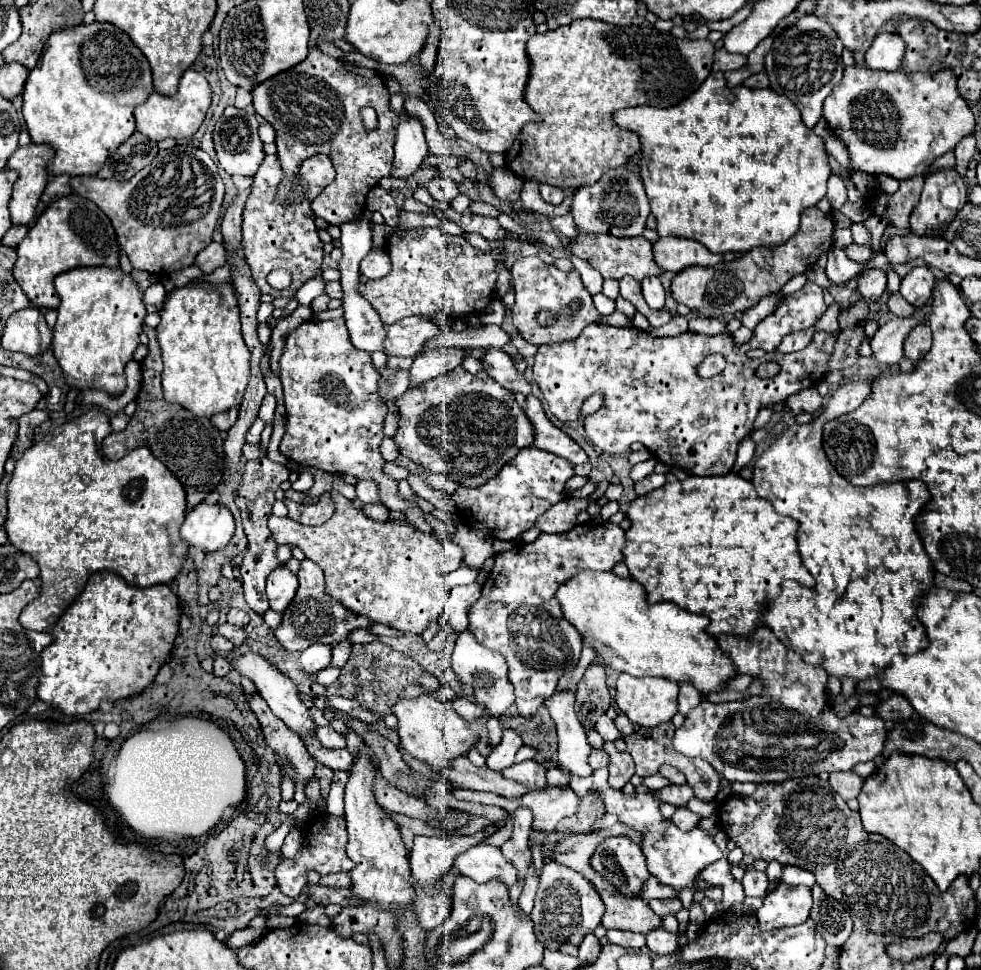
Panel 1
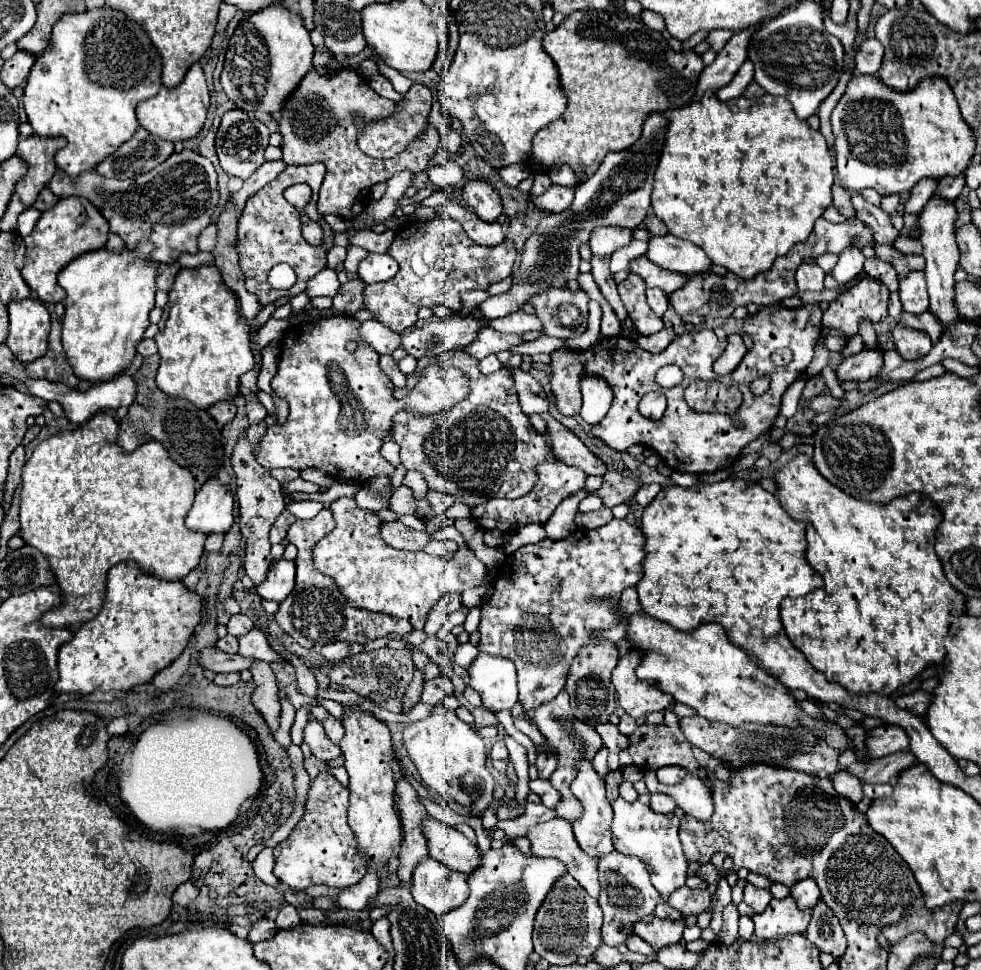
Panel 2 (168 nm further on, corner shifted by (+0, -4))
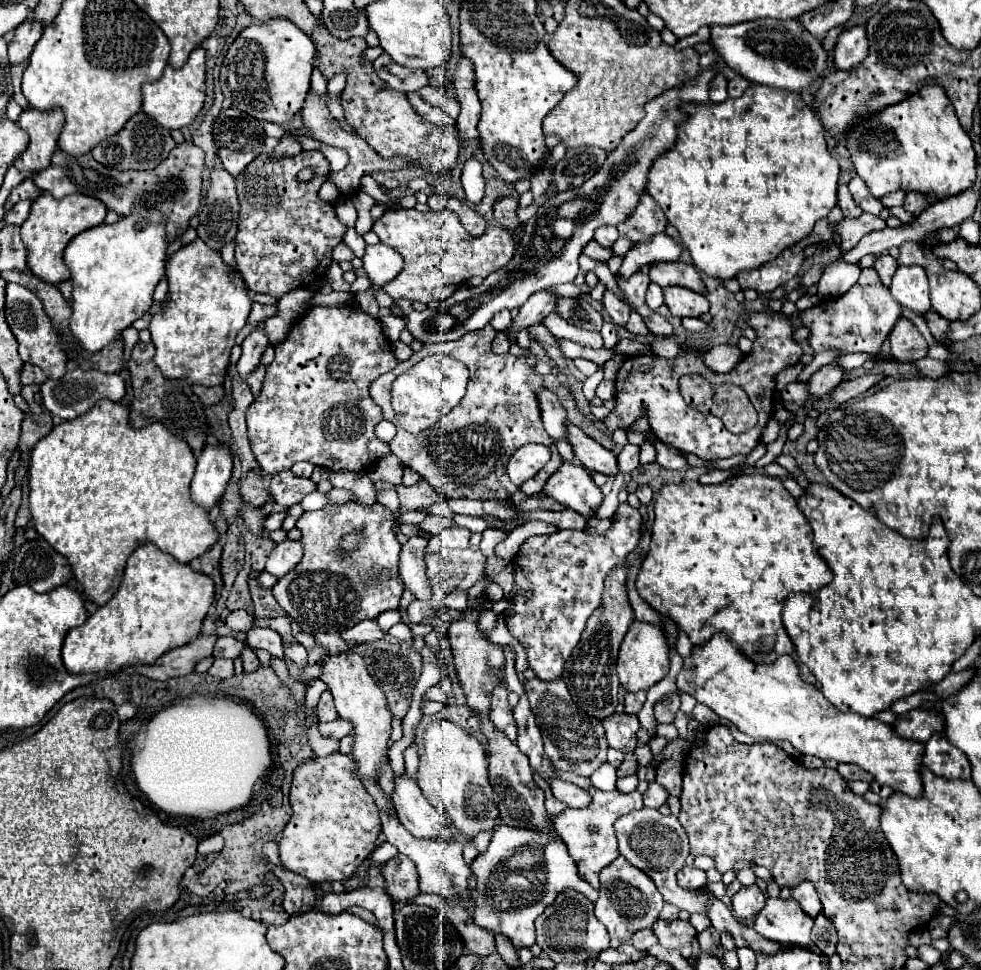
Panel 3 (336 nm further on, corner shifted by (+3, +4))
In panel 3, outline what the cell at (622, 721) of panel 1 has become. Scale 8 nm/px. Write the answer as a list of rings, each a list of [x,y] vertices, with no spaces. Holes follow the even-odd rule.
[[[637,692],[637,694],[627,694],[625,696],[625,714],[639,714],[643,702],[645,702],[647,692]]]

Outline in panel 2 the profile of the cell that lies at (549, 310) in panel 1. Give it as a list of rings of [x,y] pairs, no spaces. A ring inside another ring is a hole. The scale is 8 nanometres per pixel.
[[[550,288],[542,294],[536,294],[530,304],[536,308],[536,316],[542,320],[542,332],[548,336],[556,336],[568,340],[572,336],[582,334],[588,328],[588,294],[586,292],[572,292],[570,288]]]

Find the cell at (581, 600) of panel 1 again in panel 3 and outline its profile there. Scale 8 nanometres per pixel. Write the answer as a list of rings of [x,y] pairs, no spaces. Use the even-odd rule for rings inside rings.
[[[713,634],[709,642],[693,646],[691,654],[683,658],[683,668],[677,674],[675,682],[681,692],[691,694],[697,702],[709,706],[719,718],[733,722],[741,732],[753,738],[789,740],[801,754],[813,754],[823,760],[833,758],[837,762],[857,764],[863,770],[871,772],[875,776],[875,782],[891,786],[895,792],[903,792],[913,798],[923,794],[919,766],[925,752],[925,744],[899,738],[889,724],[883,724],[875,718],[865,718],[861,714],[851,714],[851,712],[845,714],[837,710],[835,706],[831,706],[831,702],[821,694],[817,686],[805,684],[799,678],[799,670],[791,656],[779,656],[777,662],[771,664],[755,664],[749,662],[749,658],[741,654],[739,648],[735,648],[735,642],[727,638],[727,634]]]

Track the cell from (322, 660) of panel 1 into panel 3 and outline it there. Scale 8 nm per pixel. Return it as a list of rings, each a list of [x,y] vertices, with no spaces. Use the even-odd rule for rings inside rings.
[[[367,620],[367,622],[359,622],[357,626],[345,630],[341,634],[341,638],[347,642],[347,644],[367,644],[367,642],[373,642],[373,640],[381,640],[385,634],[379,630],[377,622],[375,620]]]

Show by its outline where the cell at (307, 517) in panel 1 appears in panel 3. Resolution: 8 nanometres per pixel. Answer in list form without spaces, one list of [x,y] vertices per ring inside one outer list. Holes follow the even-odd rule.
[[[355,502],[327,504],[317,512],[303,512],[295,526],[301,530],[301,544],[305,548],[303,558],[295,570],[279,578],[271,592],[303,632],[317,634],[333,628],[343,632],[361,620],[375,620],[381,612],[399,608],[399,598],[403,594],[403,584],[397,574],[401,544],[395,538],[395,518],[389,508],[383,504],[359,506]],[[355,530],[363,530],[365,540],[357,550],[345,554],[343,560],[337,540]],[[381,568],[389,568],[391,578],[381,584],[371,584],[369,578]]]

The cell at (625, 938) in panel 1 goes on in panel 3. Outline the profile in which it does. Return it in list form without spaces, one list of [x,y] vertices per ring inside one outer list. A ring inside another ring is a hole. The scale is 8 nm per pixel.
[[[639,930],[639,932],[633,934],[631,944],[633,944],[635,948],[639,948],[639,950],[649,950],[653,944],[657,944],[657,938],[653,936],[651,930]]]

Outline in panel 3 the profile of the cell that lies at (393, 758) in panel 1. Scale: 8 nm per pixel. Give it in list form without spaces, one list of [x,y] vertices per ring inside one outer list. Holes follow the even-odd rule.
[[[393,856],[383,866],[383,876],[387,880],[387,892],[395,902],[407,902],[419,894],[419,876],[415,874],[415,864],[407,856]]]

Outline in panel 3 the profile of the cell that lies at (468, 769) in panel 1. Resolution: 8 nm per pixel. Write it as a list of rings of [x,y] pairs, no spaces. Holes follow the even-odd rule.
[[[549,778],[549,780],[545,780],[545,782],[549,784],[551,794],[553,794],[555,798],[559,798],[561,802],[565,802],[569,808],[587,806],[589,800],[591,800],[589,794],[587,794],[583,788],[571,784],[571,782],[565,782],[565,780],[559,780],[559,778]]]

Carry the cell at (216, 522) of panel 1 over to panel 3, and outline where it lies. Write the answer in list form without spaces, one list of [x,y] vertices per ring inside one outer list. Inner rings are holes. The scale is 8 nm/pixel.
[[[205,446],[197,458],[195,476],[191,482],[191,500],[203,510],[217,506],[231,478],[233,458],[227,446]]]

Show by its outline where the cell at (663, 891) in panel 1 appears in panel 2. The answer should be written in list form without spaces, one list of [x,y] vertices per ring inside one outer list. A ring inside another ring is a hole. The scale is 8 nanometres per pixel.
[[[682,886],[674,894],[670,894],[670,898],[666,902],[672,908],[680,910],[684,916],[690,916],[690,914],[698,916],[710,908],[710,892],[702,890],[702,888],[692,890],[688,886]]]

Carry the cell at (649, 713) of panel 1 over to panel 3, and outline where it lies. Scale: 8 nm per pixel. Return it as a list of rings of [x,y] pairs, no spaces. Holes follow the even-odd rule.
[[[635,620],[619,648],[619,658],[617,658],[617,674],[619,682],[627,692],[639,692],[639,690],[649,690],[653,684],[663,680],[669,672],[669,648],[665,634],[661,632],[659,626],[639,622]]]

